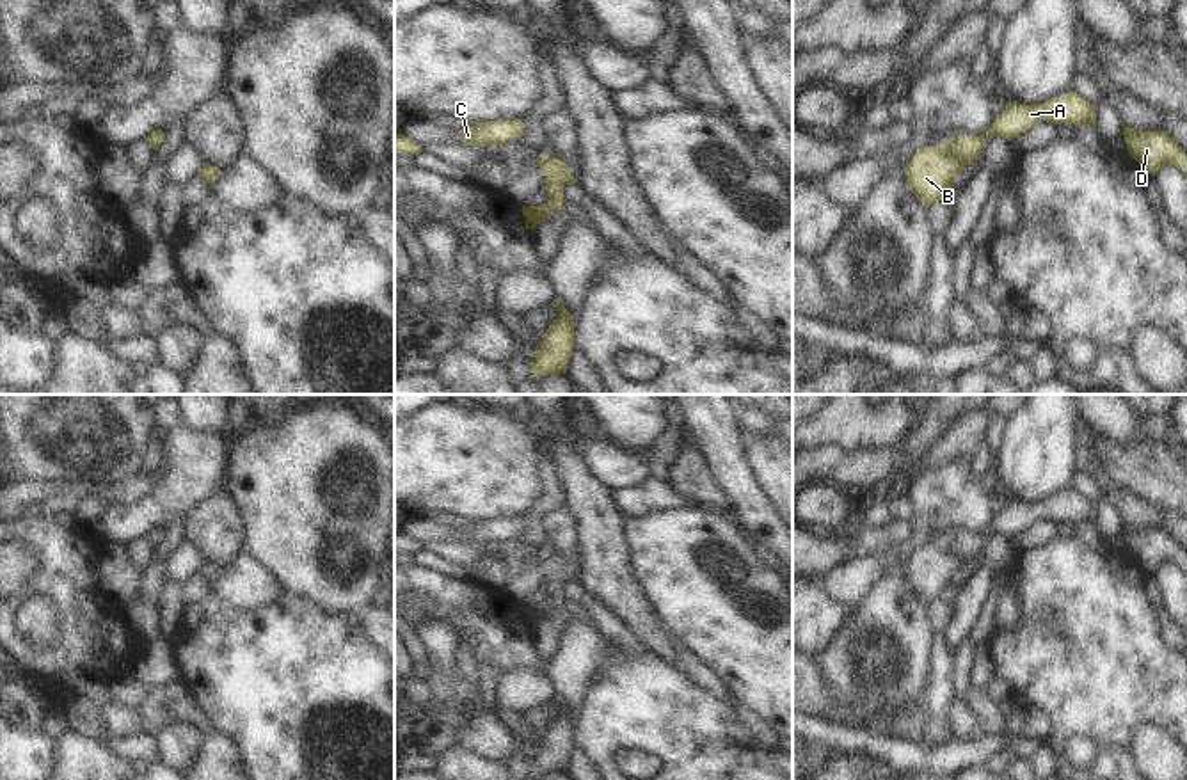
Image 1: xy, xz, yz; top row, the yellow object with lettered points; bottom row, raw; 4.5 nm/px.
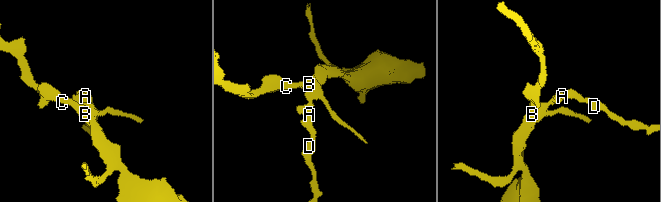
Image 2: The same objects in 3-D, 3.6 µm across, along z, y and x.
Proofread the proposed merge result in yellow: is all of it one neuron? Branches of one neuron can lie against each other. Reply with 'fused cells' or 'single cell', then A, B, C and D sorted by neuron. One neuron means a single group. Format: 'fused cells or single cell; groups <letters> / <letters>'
single cell; groups A B C D

